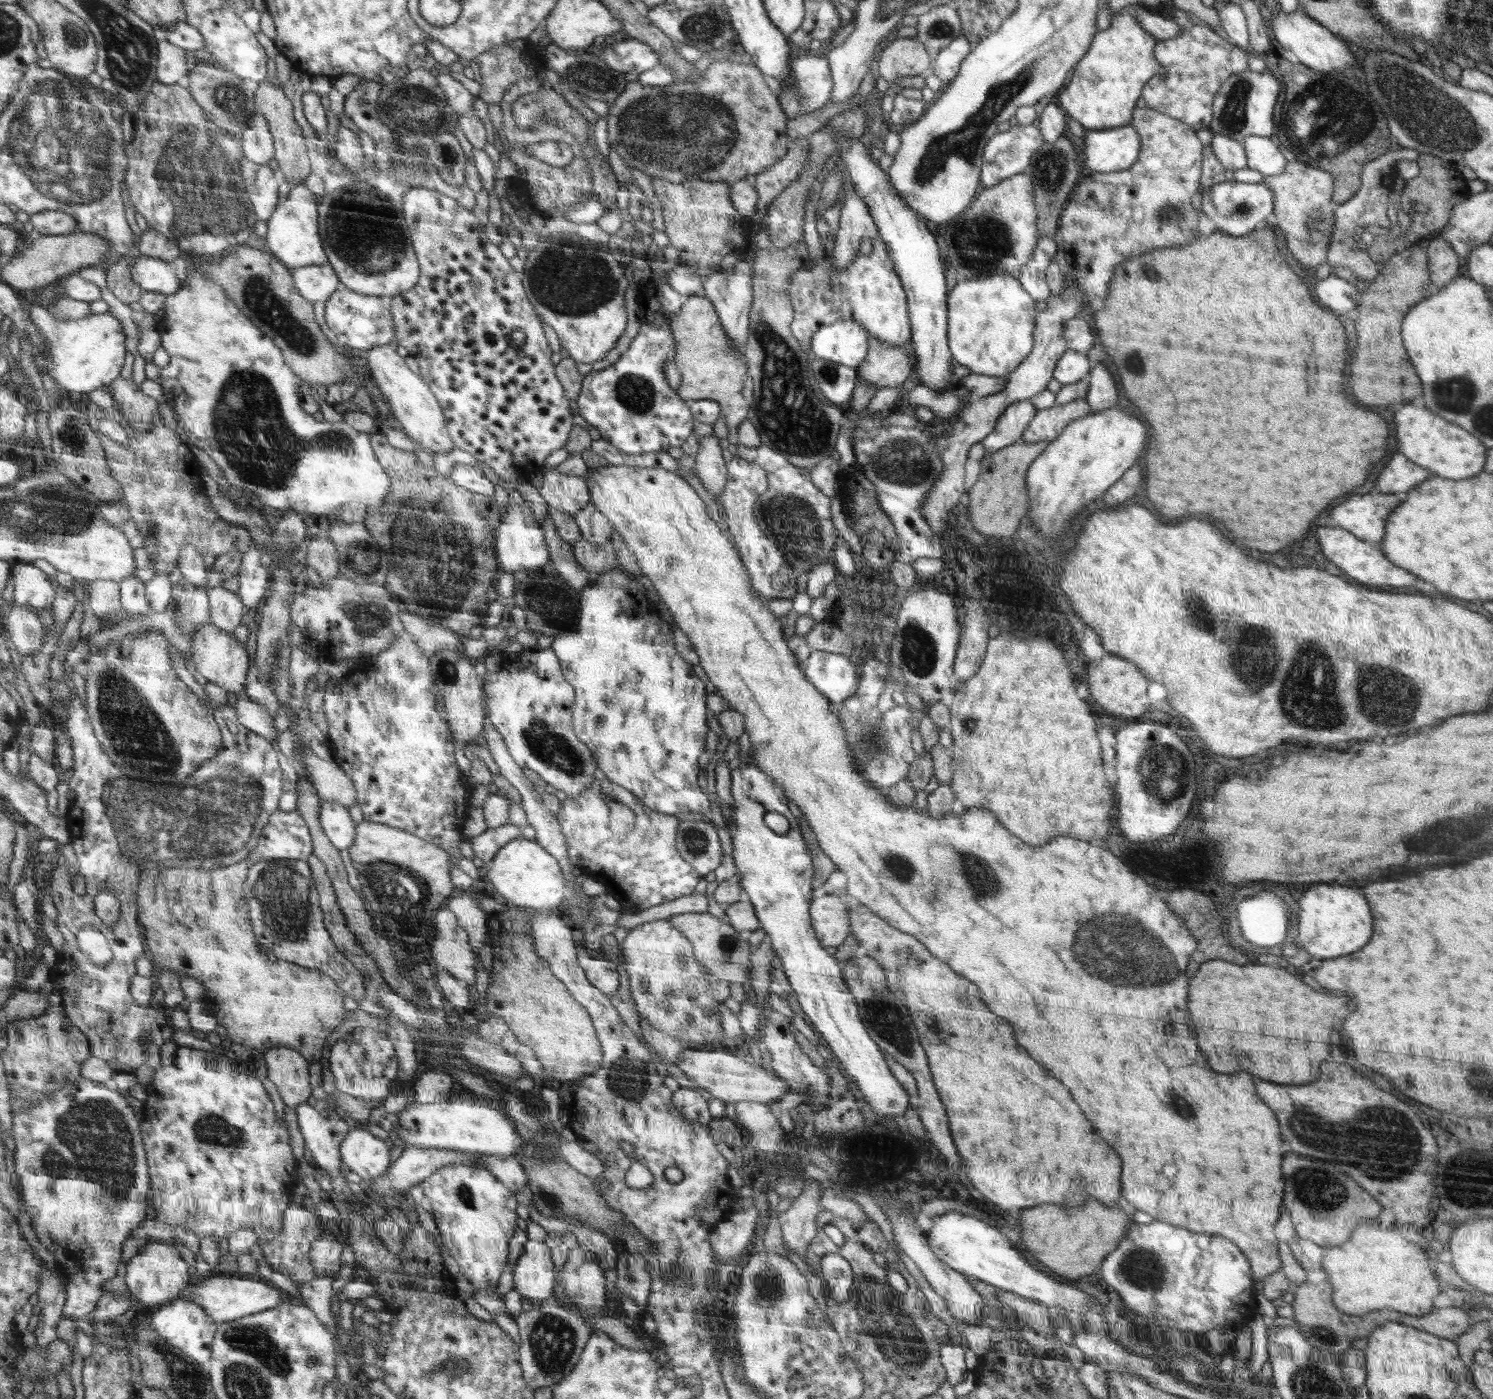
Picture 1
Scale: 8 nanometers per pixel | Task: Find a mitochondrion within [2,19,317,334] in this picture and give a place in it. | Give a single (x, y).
(58, 141)

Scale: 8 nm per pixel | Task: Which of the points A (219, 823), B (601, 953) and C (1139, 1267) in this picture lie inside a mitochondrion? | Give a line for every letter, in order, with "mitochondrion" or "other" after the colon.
A: mitochondrion
B: other
C: mitochondrion

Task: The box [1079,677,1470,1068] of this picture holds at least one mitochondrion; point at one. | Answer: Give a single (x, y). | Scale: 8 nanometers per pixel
(1164, 773)

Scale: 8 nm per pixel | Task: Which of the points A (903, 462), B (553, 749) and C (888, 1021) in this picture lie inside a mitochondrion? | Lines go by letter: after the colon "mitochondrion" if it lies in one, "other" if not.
A: mitochondrion
B: mitochondrion
C: mitochondrion

